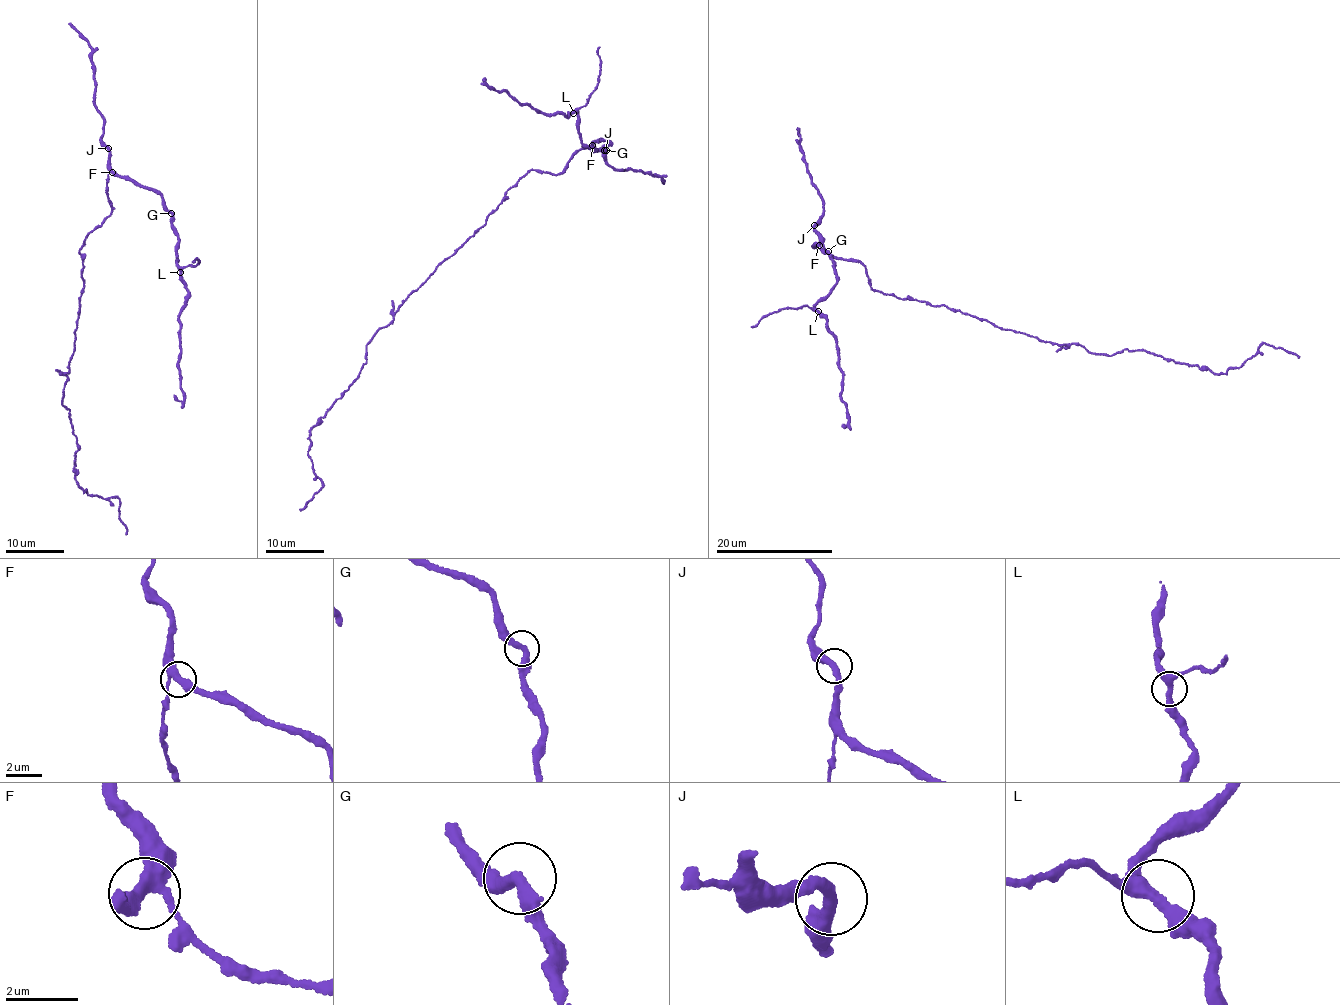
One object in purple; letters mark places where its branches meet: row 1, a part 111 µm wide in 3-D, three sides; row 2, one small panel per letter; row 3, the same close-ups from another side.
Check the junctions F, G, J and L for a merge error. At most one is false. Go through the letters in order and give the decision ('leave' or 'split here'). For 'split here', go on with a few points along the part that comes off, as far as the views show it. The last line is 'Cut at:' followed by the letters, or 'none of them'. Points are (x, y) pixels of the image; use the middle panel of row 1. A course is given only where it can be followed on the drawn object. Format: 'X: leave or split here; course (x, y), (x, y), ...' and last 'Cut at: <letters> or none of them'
F: leave
G: leave
J: leave
L: leave
Cut at: none of them

